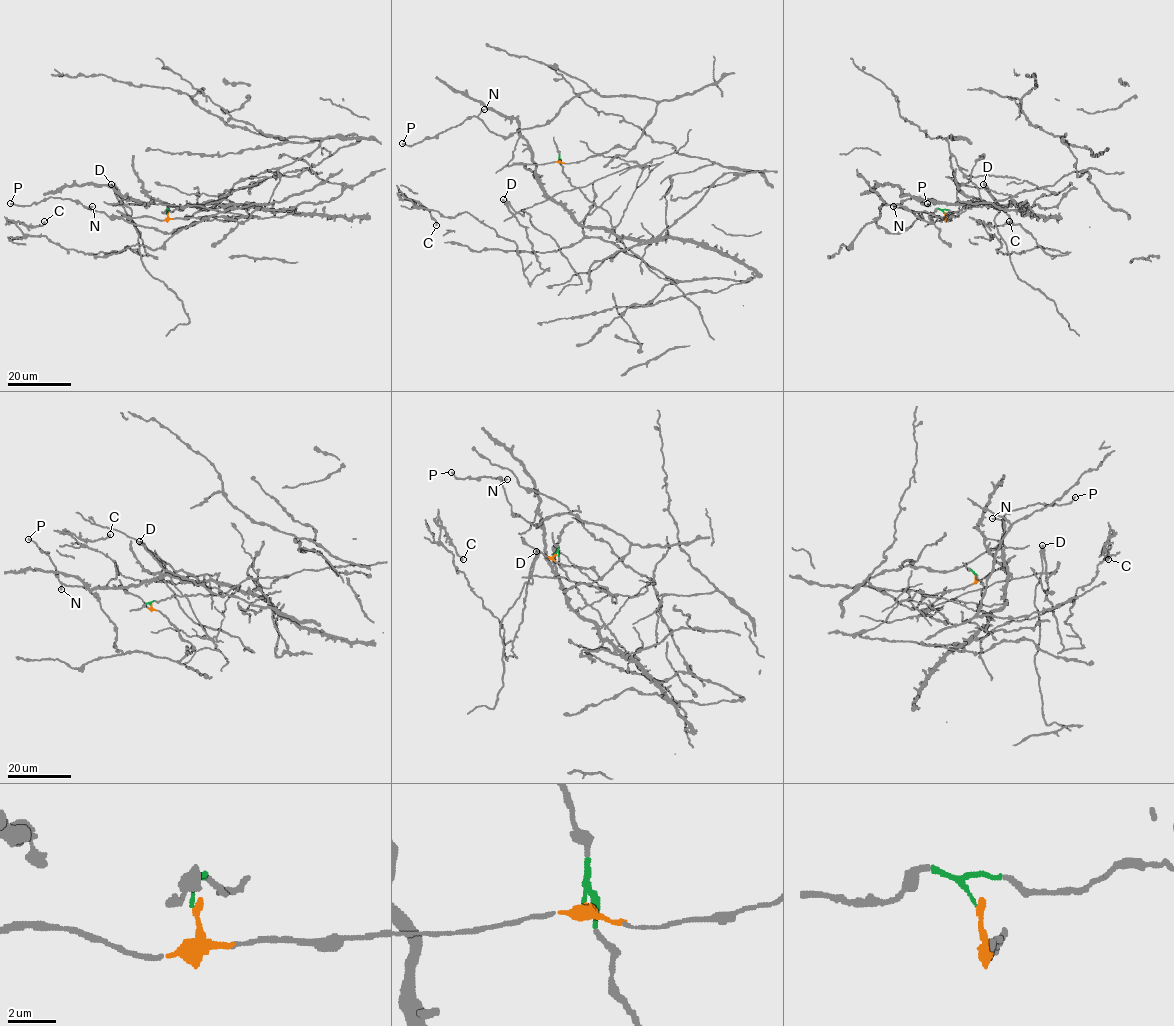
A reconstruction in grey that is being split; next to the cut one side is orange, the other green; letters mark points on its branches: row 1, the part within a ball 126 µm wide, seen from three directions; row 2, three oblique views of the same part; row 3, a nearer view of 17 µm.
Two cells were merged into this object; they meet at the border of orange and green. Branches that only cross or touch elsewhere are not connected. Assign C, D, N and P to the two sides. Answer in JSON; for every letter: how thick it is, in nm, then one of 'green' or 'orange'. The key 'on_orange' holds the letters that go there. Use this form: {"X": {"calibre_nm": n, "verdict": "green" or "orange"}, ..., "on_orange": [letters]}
{"C": {"calibre_nm": 220, "verdict": "green"}, "D": {"calibre_nm": 280, "verdict": "green"}, "N": {"calibre_nm": 240, "verdict": "orange"}, "P": {"calibre_nm": 280, "verdict": "orange"}, "on_orange": ["N", "P"]}

